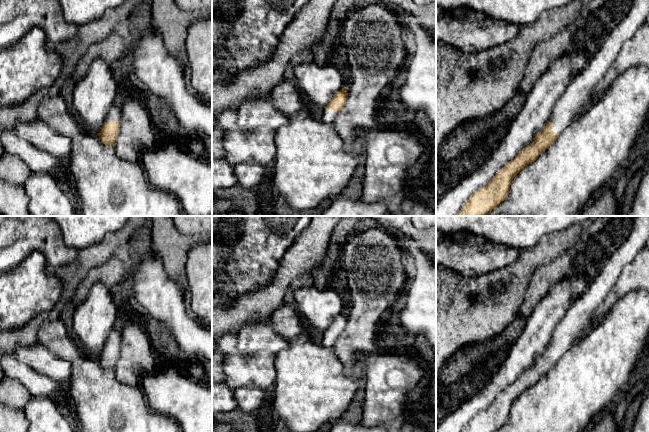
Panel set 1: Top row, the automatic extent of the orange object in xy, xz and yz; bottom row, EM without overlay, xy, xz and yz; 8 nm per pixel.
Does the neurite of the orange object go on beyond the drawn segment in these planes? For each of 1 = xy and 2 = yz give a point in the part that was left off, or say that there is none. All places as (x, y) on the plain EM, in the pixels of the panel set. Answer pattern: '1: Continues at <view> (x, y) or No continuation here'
1: Continues at xy (114, 337)
2: Continues at yz (579, 316)

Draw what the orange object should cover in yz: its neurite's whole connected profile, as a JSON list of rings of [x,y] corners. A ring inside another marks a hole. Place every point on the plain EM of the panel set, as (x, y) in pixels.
[[[635,216],[628,237],[605,256],[598,276],[591,280],[585,293],[557,324],[549,346],[535,359],[533,367],[499,393],[486,410],[477,413],[462,432],[496,432],[506,423],[513,402],[534,386],[574,346],[579,334],[590,326],[595,310],[604,302],[623,269],[646,247],[648,238],[649,216]]]

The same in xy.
[[[114,327],[109,333],[108,340],[106,341],[102,352],[98,357],[99,363],[103,368],[114,370],[120,356],[120,343],[121,332],[118,328]]]

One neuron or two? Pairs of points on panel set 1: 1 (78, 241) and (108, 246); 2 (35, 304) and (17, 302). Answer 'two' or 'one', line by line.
1: two
2: one

